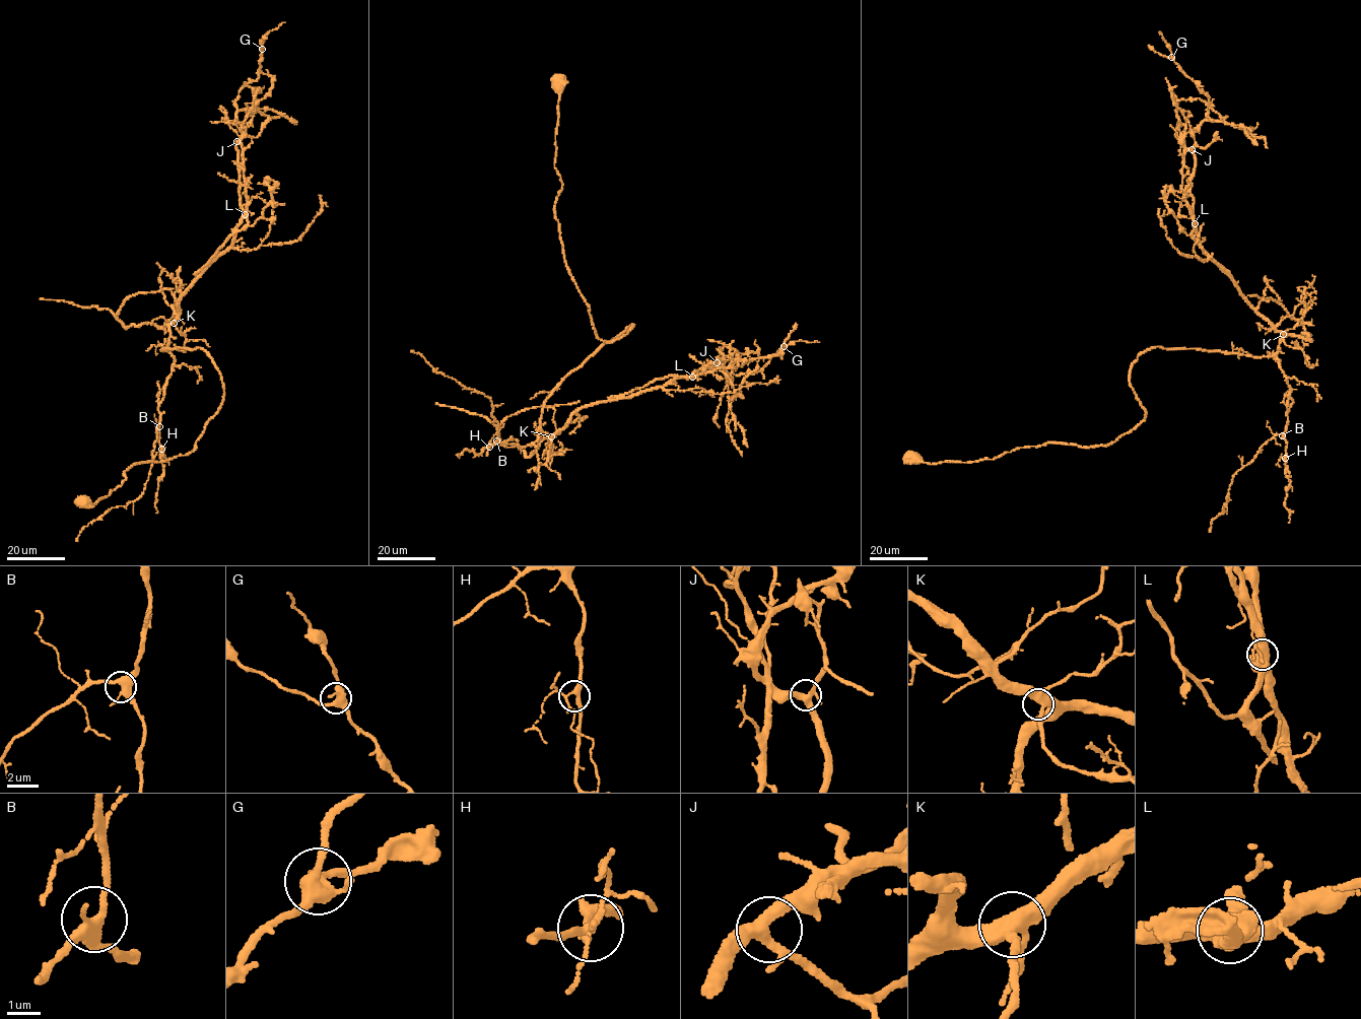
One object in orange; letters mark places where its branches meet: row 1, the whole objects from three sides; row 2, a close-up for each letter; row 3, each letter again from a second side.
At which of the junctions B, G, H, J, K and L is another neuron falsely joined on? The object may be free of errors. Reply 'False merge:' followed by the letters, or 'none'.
False merge: none

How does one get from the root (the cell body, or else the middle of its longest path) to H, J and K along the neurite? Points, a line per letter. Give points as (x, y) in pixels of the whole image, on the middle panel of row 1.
H: (557, 82), (554, 211), (564, 263), (597, 337), (610, 342), (634, 325), (545, 401), (537, 439), (489, 447)
J: (557, 82), (564, 263), (597, 337), (634, 325), (563, 379), (541, 430), (717, 362)
K: (557, 82), (554, 211), (564, 263), (597, 337), (610, 342), (634, 325), (545, 401), (540, 427), (551, 436)

